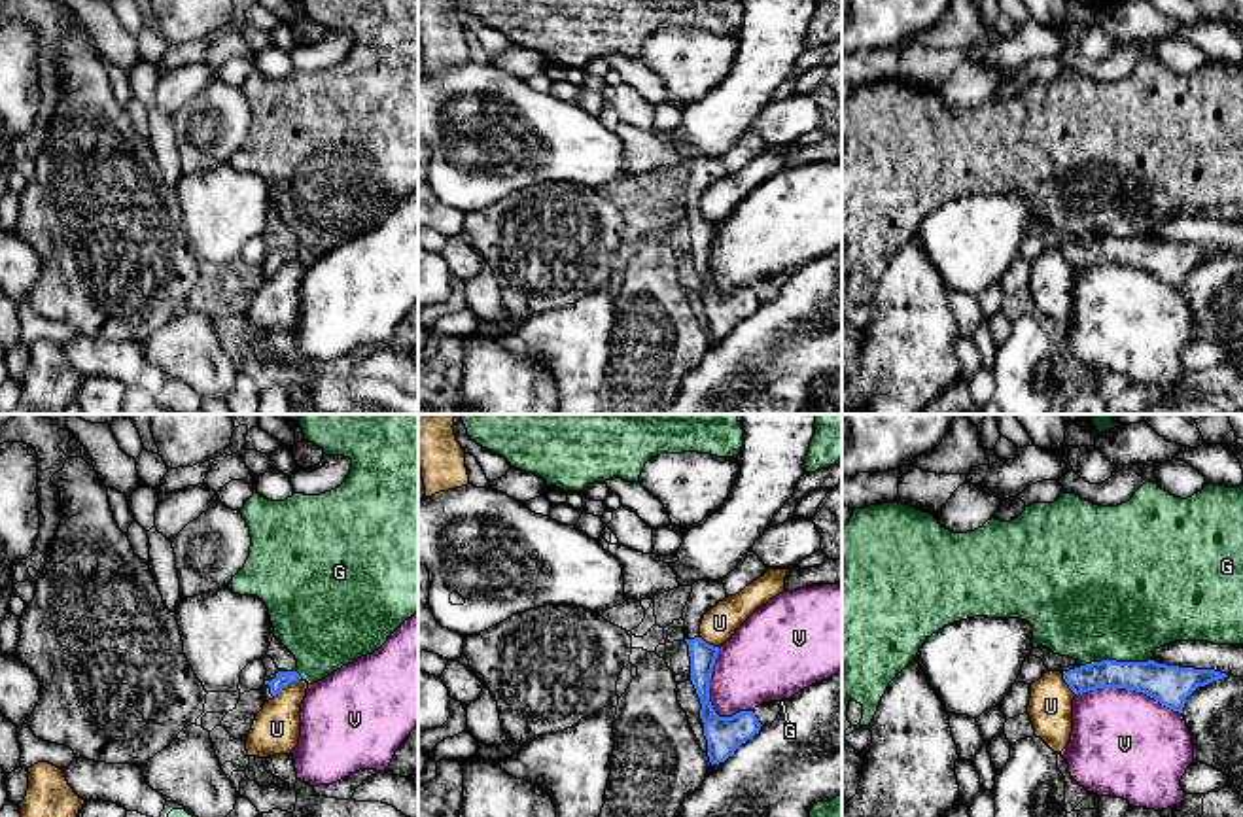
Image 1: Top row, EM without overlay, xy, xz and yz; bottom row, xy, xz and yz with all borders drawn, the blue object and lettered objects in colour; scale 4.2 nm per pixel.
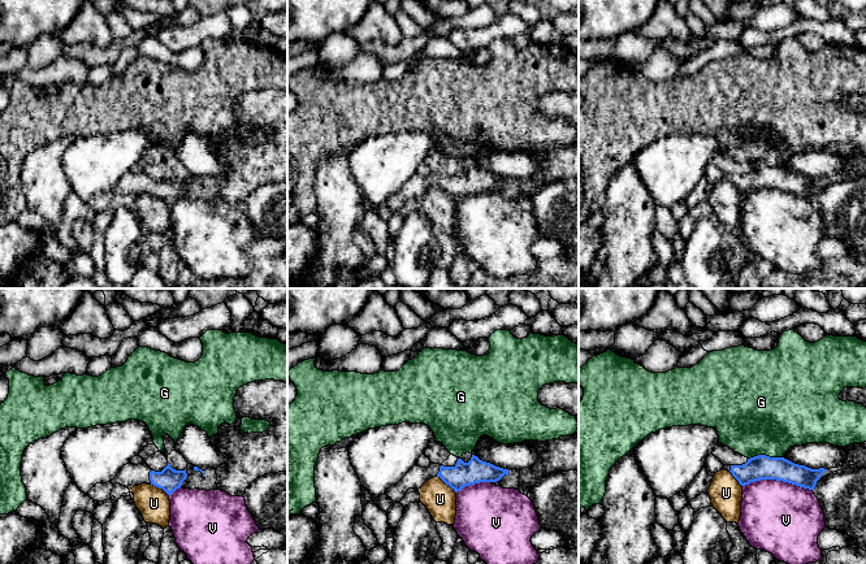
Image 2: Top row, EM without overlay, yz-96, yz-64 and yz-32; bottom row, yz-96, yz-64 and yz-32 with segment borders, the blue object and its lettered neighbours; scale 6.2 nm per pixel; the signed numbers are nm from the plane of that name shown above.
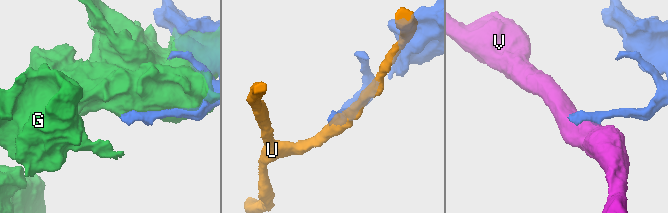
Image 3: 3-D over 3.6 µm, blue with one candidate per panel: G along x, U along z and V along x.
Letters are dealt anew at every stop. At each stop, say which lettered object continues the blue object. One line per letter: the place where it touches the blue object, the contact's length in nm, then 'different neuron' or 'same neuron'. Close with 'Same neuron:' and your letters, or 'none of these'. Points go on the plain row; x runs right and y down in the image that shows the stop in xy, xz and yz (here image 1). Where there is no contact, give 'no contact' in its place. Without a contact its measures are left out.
G: yz (1115, 237) | 300 nm | different neuron
U: xy (286, 261) | 140 nm | different neuron
V: yz (1130, 265) | 460 nm | different neuron
Same neuron: none of these

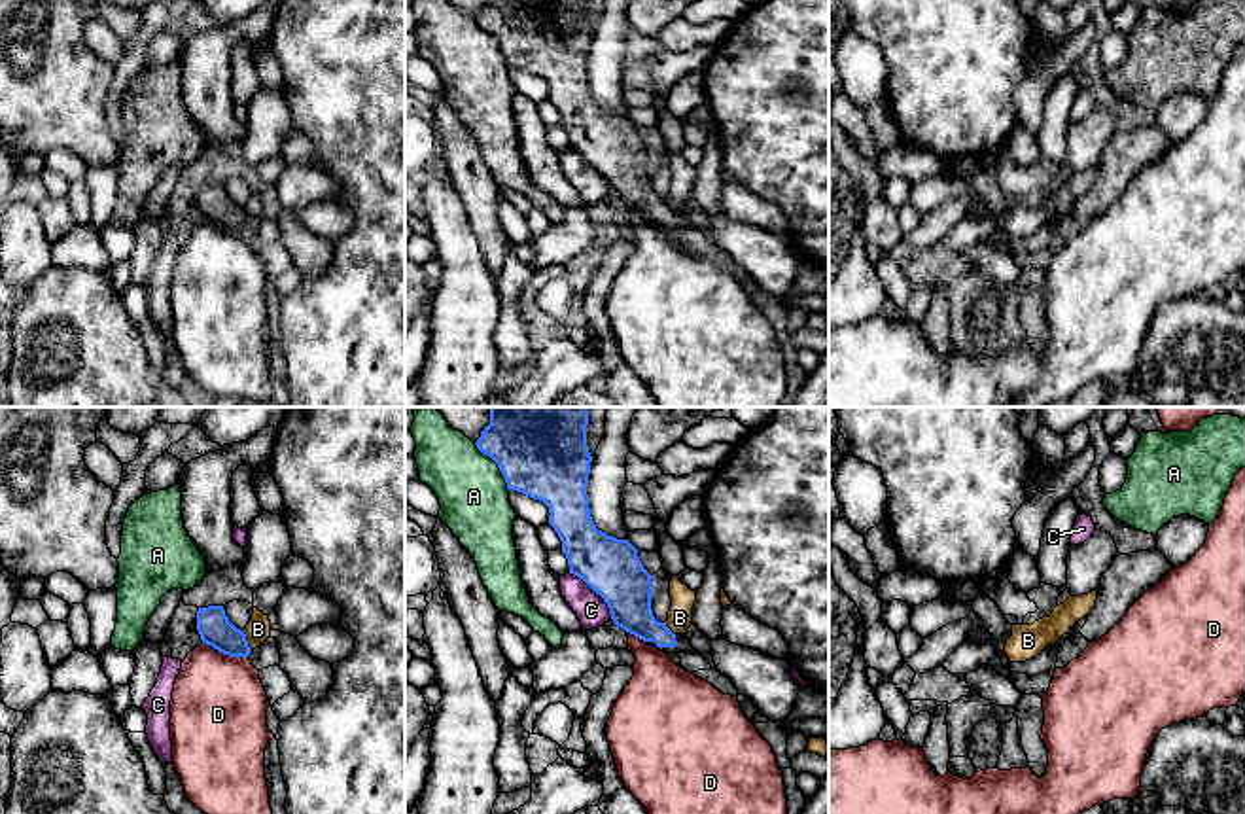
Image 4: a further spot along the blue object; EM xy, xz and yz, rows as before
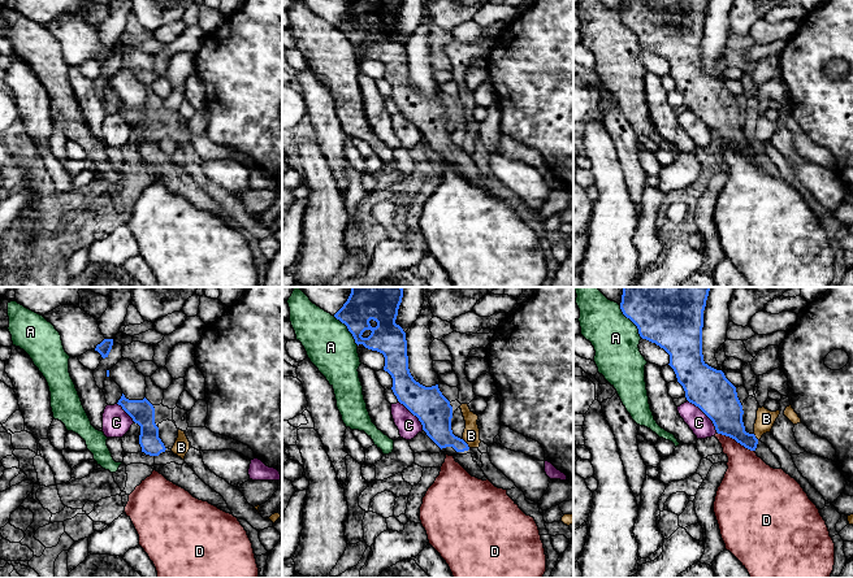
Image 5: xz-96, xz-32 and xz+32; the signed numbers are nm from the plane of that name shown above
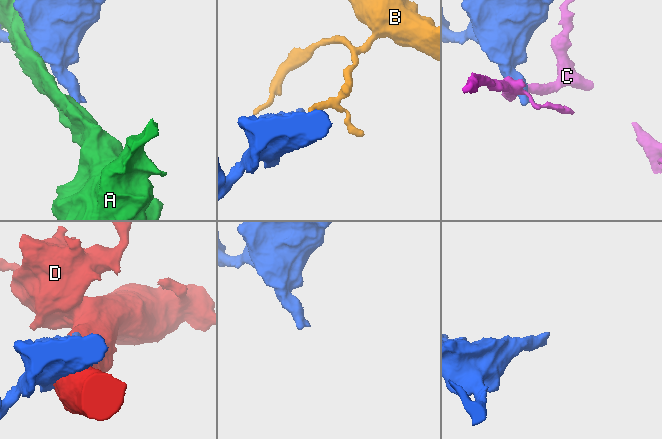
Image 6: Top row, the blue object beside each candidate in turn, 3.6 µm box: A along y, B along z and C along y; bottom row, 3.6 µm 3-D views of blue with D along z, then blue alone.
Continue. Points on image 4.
A: xz (498, 42) | 260 nm | different neuron
B: xy (246, 216) | 90 nm | different neuron
C: xz (596, 169) | 260 nm | different neuron
D: xy (226, 230) | 200 nm | different neuron
Same neuron: none of these

